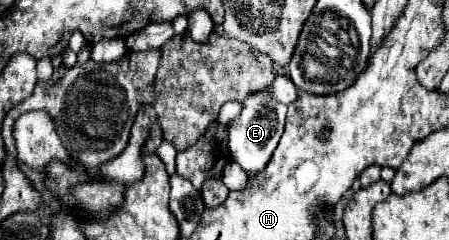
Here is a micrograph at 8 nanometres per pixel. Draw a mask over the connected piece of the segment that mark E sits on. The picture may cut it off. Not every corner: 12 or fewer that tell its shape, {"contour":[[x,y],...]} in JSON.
{"contour":[[269,91],[249,95],[229,127],[245,173],[271,161],[287,107]]}

